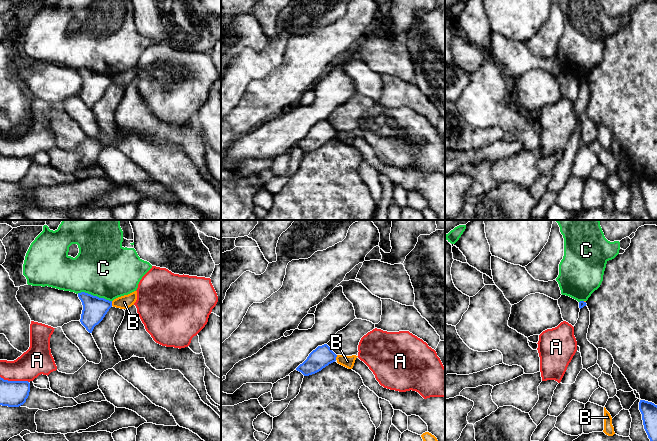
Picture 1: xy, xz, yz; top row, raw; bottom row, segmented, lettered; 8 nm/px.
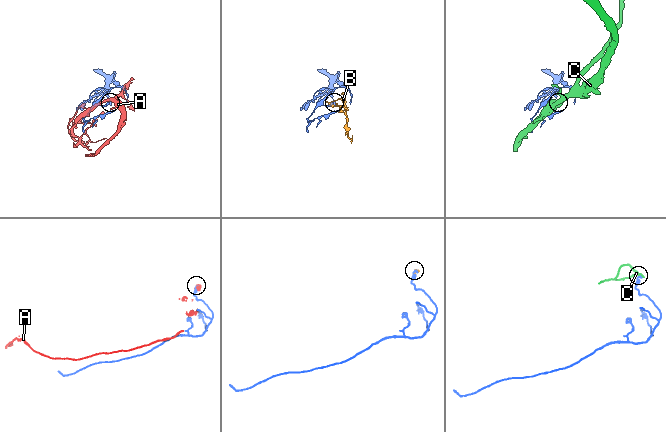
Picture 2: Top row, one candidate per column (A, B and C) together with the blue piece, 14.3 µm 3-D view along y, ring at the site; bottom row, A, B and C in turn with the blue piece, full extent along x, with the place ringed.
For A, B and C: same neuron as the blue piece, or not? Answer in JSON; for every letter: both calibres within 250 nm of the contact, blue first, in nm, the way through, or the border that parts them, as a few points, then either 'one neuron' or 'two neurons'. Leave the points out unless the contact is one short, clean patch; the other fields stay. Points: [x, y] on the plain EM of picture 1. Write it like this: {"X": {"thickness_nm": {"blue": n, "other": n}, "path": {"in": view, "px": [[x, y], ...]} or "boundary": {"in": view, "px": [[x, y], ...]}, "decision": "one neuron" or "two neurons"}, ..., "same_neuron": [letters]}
{"A": {"thickness_nm": {"blue": 200, "other": 240}, "decision": "two neurons"}, "B": {"thickness_nm": {"blue": 190, "other": 110}, "boundary": {"in": "xy", "px": [[111, 77], [112, 81]]}, "decision": "two neurons"}, "C": {"thickness_nm": {"blue": 190, "other": 460}, "boundary": {"in": "xy", "px": [[77, 69], [90, 69], [111, 77]]}, "decision": "two neurons"}, "same_neuron": []}

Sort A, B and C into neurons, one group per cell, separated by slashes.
A / B / C

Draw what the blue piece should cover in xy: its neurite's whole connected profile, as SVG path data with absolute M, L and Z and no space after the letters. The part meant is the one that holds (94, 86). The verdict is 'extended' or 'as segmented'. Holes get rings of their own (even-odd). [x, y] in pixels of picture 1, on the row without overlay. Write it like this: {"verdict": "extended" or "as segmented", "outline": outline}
{"verdict": "as segmented", "outline": "M85 68L78 69L78 73L83 81L80 98L89 109L92 109L94 103L103 96L112 83L112 77Z"}

